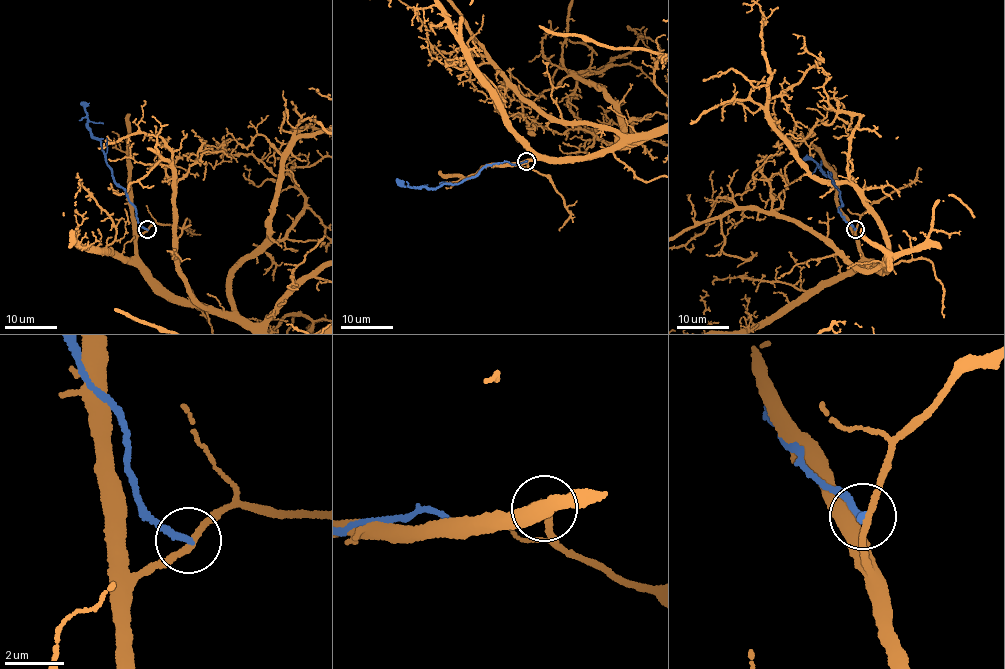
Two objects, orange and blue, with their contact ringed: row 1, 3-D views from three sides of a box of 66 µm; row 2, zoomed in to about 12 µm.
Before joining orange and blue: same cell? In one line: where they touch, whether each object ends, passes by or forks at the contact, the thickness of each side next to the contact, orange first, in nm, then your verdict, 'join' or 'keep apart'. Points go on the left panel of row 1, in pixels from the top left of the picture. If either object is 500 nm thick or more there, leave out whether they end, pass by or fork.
at (147, 229); orange passes by; blue ends there; 200 nm thick on the orange side, 240 nm on the other; keep apart

